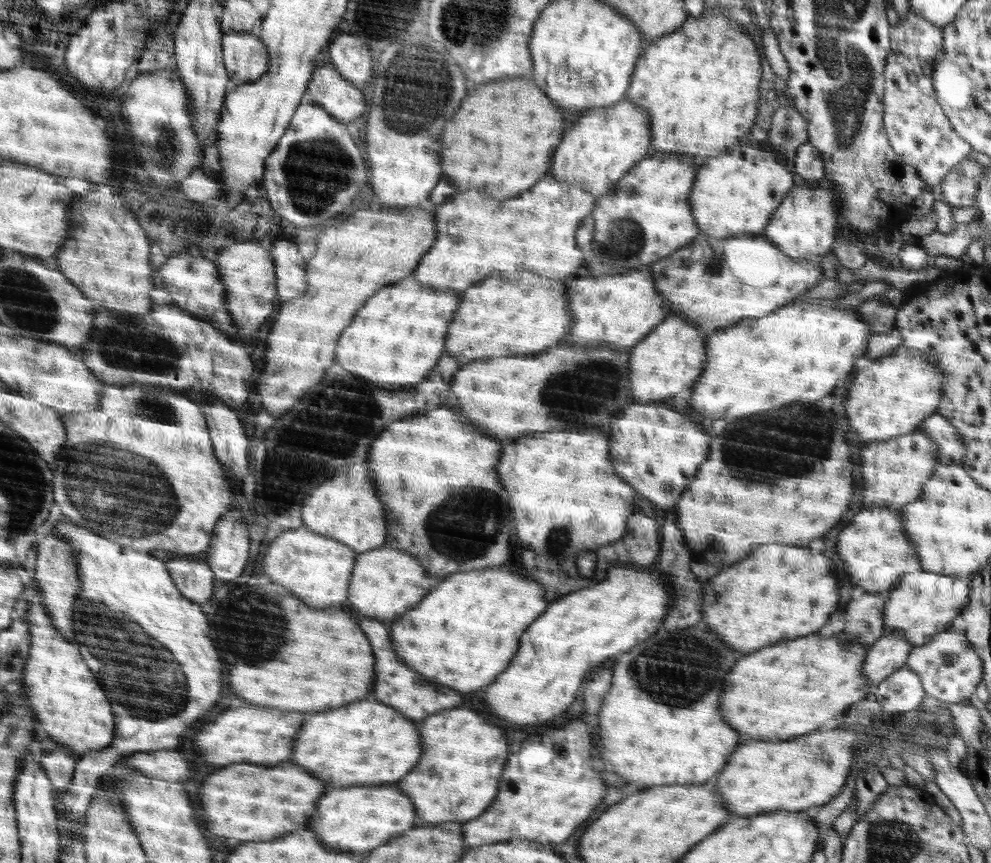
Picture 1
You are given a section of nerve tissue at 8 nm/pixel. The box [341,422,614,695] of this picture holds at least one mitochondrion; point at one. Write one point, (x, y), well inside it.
(460, 529)

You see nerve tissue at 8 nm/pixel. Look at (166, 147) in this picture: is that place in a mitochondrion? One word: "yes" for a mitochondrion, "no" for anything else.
yes

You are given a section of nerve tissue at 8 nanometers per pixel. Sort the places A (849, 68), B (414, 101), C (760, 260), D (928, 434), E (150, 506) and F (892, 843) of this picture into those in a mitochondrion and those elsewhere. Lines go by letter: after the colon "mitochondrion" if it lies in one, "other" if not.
A: mitochondrion
B: mitochondrion
C: other
D: other
E: mitochondrion
F: mitochondrion

